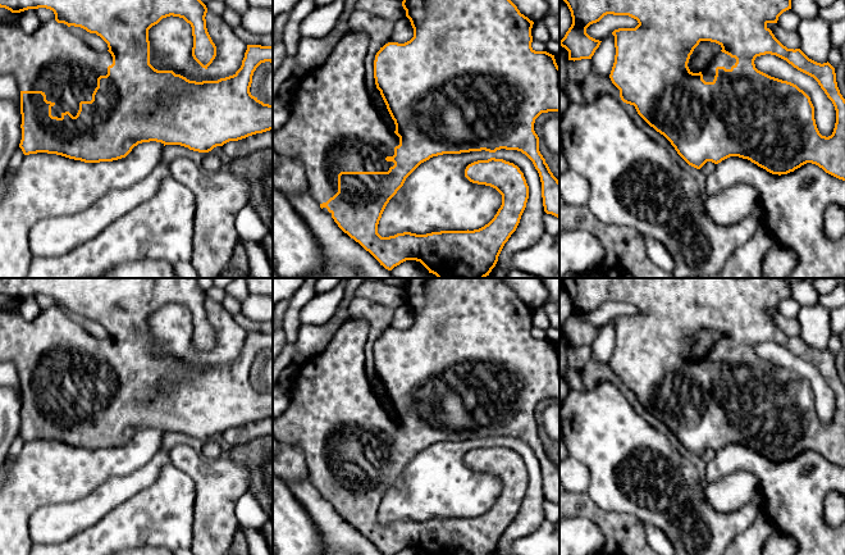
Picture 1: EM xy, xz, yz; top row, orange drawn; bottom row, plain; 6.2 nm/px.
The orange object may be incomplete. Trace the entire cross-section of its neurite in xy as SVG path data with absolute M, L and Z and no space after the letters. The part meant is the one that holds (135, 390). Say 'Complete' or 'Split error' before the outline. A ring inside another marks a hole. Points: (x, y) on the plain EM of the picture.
Split error. M0 278L0 295L12 300L46 295L55 301L52 308L41 310L31 322L20 314L0 310L0 361L13 363L20 378L19 435L24 442L47 440L84 450L113 449L125 445L138 431L150 428L209 440L229 428L273 417L273 392L264 391L250 379L256 355L265 349L273 350L273 333L247 332L241 355L218 368L189 368L150 351L149 317L170 302L191 311L192 344L202 355L207 356L215 346L216 333L206 315L207 295L197 278ZM70 313L96 320L109 337L93 337L69 317Z

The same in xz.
Split error. M407 278L402 294L414 315L414 324L405 331L385 331L374 347L375 372L394 408L396 418L383 408L365 369L369 320L353 315L339 327L319 355L298 367L287 409L273 419L273 436L280 442L296 443L302 450L307 474L323 499L384 555L394 555L406 547L420 549L425 555L494 555L529 486L524 460L503 446L478 447L465 456L470 469L490 473L502 482L501 495L484 514L426 522L403 519L382 524L378 511L389 487L421 450L443 441L481 437L495 440L501 436L521 438L533 449L542 469L544 499L559 505L559 468L540 441L539 424L534 418L535 406L542 400L559 399L559 354L554 342L531 335L534 309L521 301L503 278Z

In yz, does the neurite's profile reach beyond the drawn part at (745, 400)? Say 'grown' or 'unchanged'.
grown

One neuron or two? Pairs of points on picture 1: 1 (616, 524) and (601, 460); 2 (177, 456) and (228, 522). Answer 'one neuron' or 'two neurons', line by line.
1: two neurons
2: one neuron

